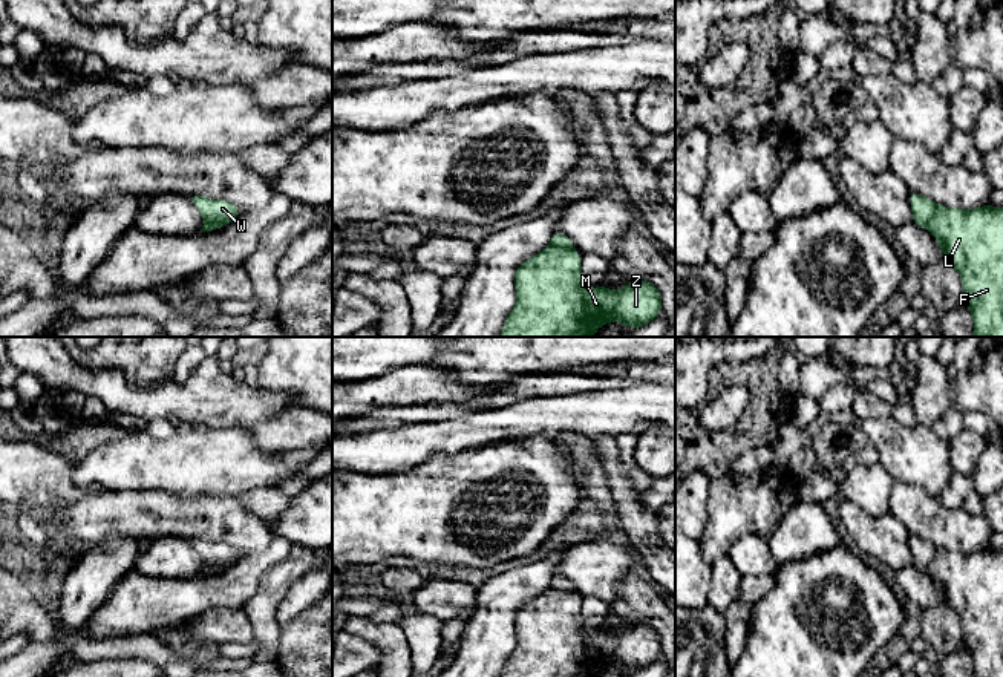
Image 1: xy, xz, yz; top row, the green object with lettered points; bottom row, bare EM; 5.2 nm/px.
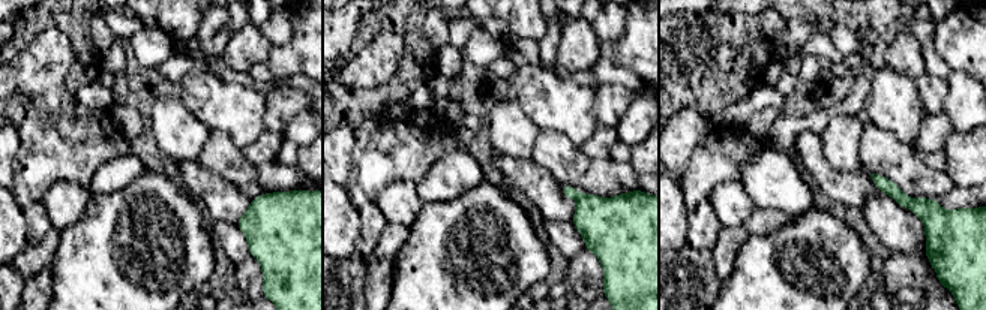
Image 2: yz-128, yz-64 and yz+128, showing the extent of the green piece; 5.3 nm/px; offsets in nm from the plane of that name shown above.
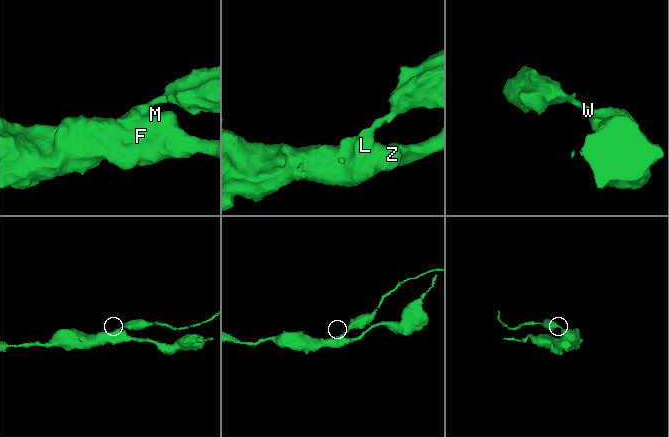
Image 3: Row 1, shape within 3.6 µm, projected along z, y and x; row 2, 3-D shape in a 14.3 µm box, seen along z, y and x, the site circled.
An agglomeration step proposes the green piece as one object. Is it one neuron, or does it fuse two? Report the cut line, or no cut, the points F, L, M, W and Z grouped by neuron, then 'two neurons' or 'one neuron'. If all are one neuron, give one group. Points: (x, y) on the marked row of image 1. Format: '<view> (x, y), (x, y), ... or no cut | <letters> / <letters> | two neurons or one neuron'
xz (550, 244), (559, 248), (571, 248) | F L M Z / W | two neurons

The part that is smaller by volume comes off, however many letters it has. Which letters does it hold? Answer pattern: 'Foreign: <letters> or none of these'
Foreign: W

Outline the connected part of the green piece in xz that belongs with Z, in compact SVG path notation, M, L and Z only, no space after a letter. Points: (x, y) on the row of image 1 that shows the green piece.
M548 245L522 262L515 274L516 305L501 337L593 337L609 322L626 323L634 331L652 322L663 308L658 288L648 280L632 279L617 291L600 283L590 293L582 291L582 283L580 254L574 248Z

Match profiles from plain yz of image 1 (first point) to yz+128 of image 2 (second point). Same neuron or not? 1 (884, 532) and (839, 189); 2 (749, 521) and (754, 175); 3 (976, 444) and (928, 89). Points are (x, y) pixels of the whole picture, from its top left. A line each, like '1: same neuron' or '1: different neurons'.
1: same neuron
2: different neurons
3: same neuron

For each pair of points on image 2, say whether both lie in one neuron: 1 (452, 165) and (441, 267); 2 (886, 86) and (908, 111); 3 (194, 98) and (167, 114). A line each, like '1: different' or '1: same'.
1: same
2: same
3: different

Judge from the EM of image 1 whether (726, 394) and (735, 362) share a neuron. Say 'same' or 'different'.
different

